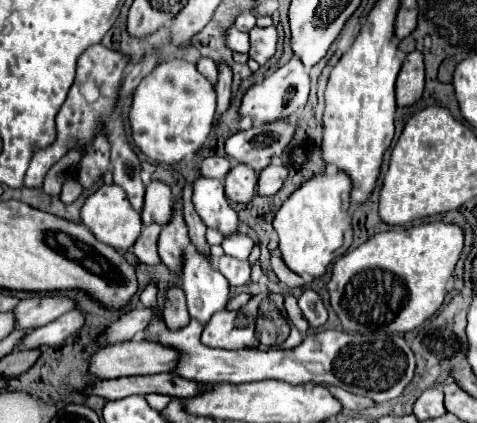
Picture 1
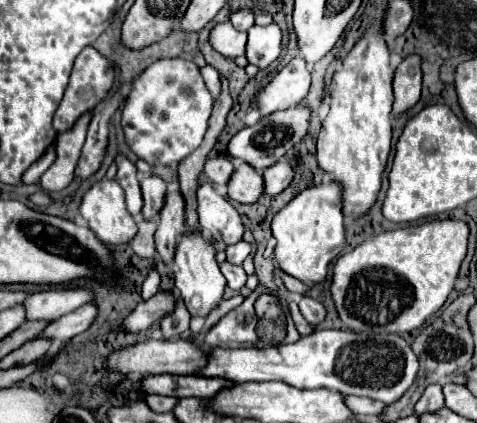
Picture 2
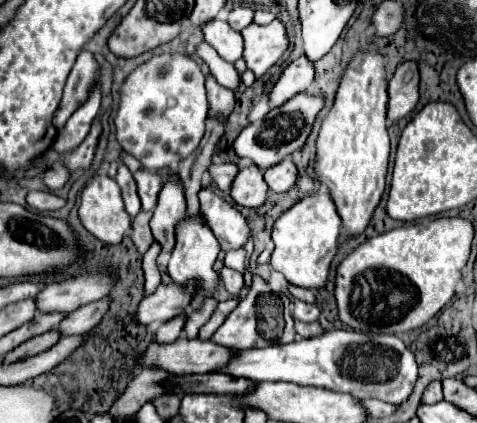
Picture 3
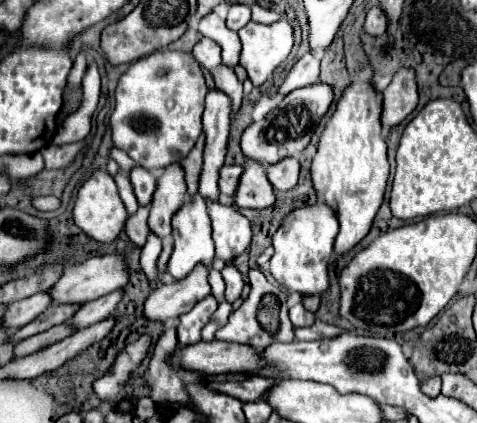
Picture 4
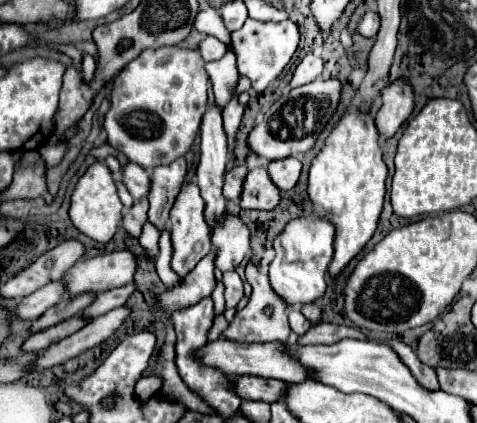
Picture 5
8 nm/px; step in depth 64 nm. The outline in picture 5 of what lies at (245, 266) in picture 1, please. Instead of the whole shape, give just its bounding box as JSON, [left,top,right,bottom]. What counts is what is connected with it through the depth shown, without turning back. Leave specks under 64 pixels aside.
[222,272,244,310]

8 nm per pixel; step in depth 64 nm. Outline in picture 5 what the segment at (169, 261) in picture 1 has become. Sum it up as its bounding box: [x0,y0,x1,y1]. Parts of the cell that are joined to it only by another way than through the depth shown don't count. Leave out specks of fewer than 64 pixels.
[148,158,186,230]

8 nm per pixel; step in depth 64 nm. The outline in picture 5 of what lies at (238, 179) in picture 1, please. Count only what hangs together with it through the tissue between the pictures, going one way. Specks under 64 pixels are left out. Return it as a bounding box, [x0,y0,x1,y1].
[240,168,282,210]

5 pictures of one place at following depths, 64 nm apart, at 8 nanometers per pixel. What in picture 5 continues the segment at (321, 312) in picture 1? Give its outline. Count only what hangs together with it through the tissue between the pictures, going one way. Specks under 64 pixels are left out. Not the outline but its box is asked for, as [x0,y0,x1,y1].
[288,308,308,336]

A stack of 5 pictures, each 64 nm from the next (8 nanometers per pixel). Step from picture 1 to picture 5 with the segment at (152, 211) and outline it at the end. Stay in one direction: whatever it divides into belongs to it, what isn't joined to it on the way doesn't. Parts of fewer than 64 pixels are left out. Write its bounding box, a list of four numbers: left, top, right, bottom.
[122,162,150,200]

